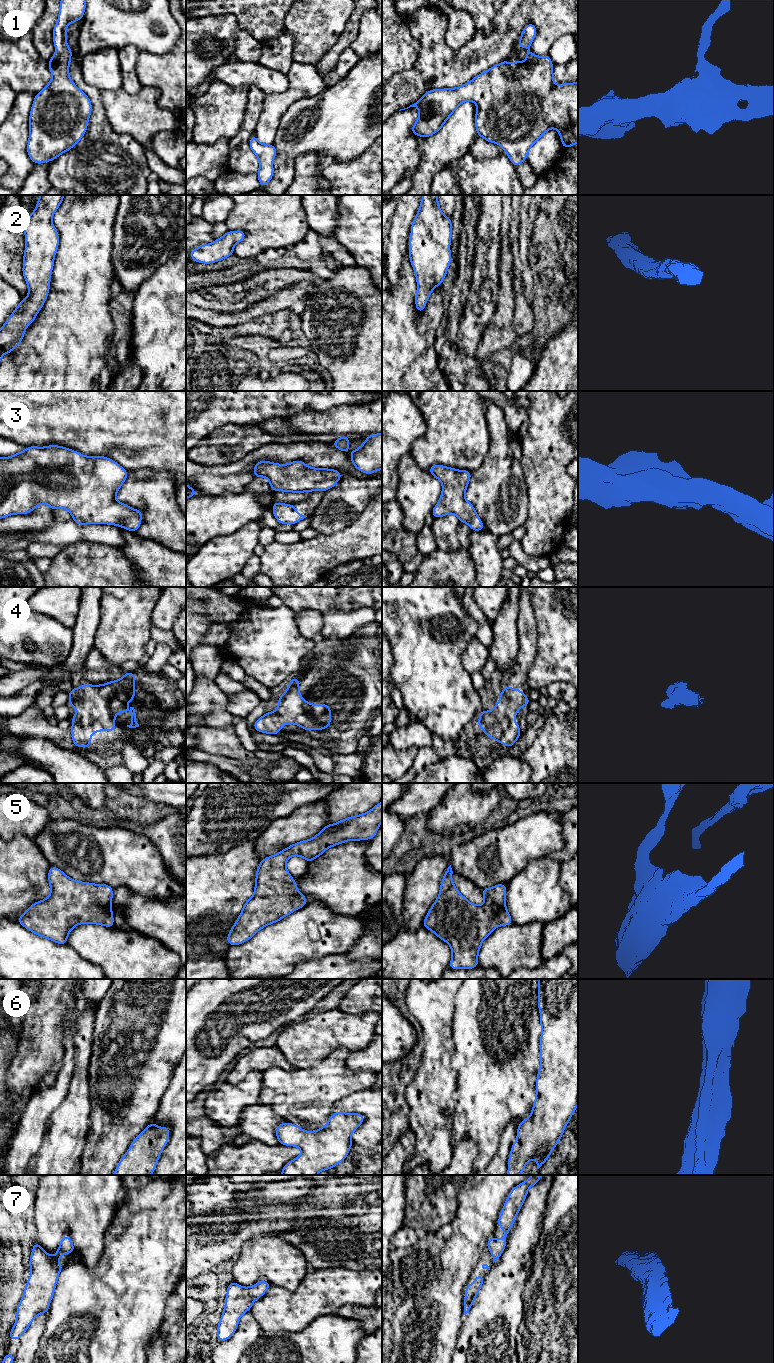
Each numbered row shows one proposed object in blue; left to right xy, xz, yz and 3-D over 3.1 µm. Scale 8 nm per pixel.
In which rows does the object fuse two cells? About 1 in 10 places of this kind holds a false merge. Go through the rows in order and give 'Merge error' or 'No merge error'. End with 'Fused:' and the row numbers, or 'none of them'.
1: No merge error
2: No merge error
3: No merge error
4: No merge error
5: No merge error
6: No merge error
7: No merge error
Fused: none of them

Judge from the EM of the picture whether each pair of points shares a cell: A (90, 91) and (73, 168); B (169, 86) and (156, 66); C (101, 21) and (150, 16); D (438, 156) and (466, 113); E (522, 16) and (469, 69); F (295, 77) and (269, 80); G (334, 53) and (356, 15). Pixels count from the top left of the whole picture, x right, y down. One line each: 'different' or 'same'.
A: same
B: same
C: same
D: same
E: same
F: different
G: same

